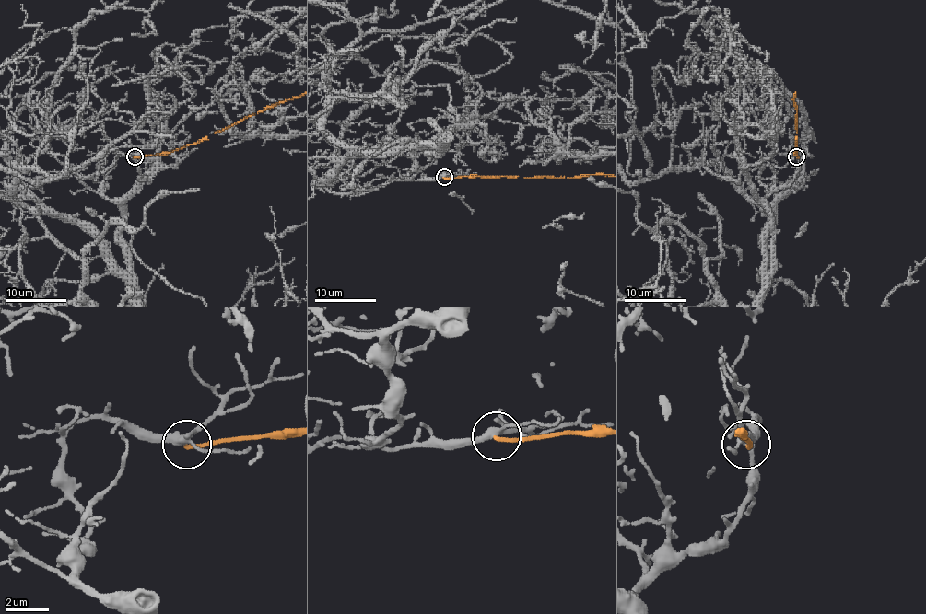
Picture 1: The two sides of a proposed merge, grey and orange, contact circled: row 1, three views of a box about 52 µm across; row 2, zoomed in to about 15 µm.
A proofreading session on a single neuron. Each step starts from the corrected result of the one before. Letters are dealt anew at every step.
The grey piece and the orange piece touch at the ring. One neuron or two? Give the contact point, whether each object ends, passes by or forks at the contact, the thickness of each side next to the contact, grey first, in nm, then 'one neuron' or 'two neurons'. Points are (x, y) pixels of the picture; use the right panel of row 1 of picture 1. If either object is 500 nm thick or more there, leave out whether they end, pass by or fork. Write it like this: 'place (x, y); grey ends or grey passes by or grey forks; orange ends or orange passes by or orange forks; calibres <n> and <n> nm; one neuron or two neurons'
place (796, 156); grey forks; orange ends; calibres 280 and 180 nm; two neurons

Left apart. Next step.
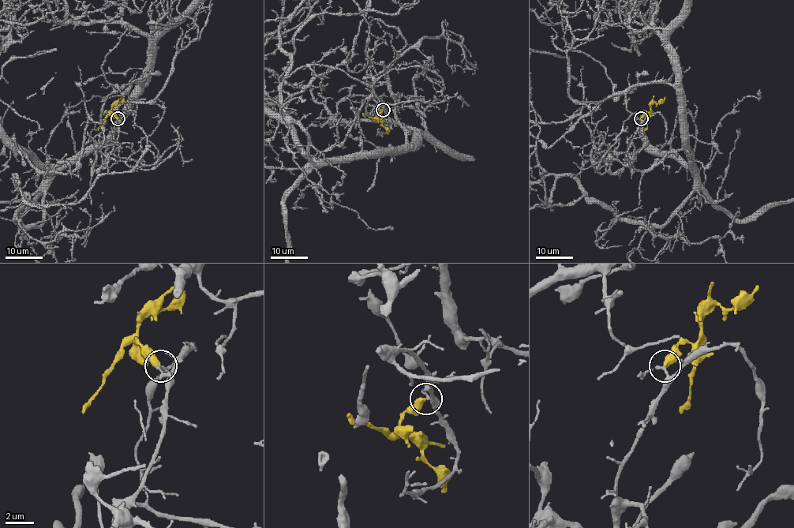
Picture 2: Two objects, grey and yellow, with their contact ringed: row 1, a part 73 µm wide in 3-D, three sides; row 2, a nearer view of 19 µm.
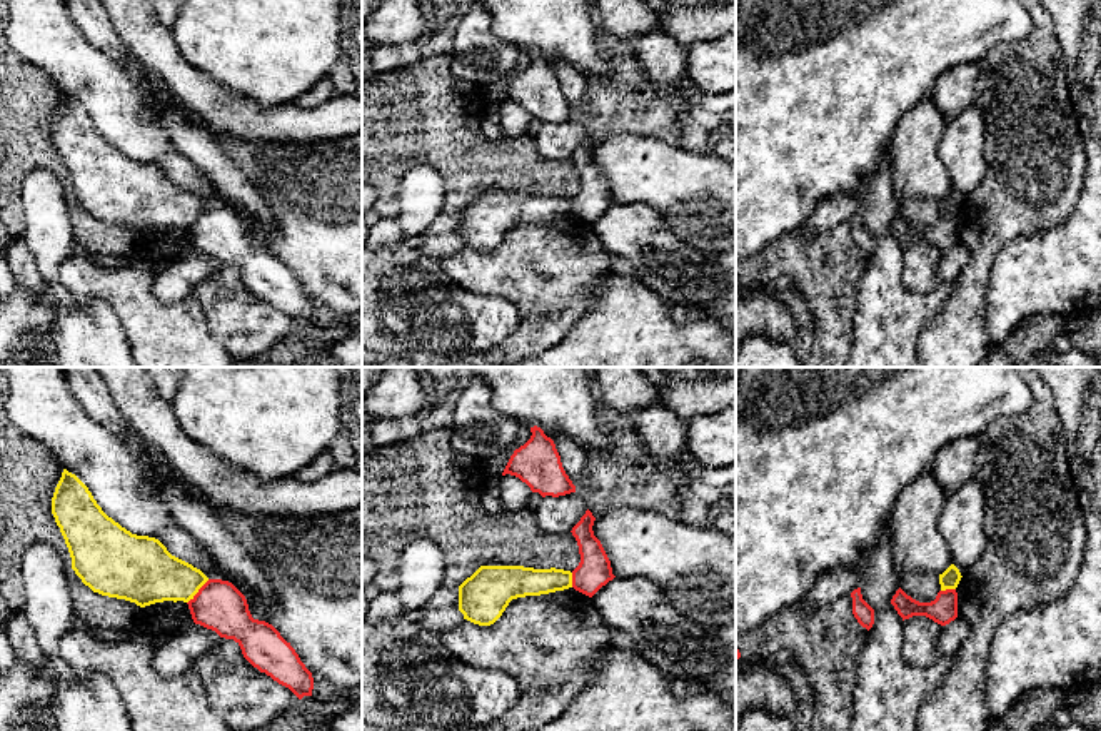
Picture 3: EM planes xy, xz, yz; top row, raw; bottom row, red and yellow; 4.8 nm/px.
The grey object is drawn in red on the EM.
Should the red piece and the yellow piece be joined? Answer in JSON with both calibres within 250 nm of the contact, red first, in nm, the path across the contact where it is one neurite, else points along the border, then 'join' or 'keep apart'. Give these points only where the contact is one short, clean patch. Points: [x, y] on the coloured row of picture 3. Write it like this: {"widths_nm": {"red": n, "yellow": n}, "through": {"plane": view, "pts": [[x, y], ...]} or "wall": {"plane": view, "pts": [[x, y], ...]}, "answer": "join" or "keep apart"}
{"widths_nm": {"red": 240, "yellow": 280}, "wall": {"plane": "xy", "pts": [[209, 579], [187, 603]]}, "answer": "keep apart"}

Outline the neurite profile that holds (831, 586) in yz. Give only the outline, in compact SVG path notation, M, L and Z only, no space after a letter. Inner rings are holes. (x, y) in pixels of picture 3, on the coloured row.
M839 567L824 572L807 596L796 606L802 611L811 611L816 606L834 602L861 587L862 579L864 567Z

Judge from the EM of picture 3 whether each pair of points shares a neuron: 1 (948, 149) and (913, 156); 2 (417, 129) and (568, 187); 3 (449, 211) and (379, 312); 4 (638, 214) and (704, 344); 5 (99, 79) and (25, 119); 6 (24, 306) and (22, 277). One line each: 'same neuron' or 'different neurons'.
1: different neurons
2: same neuron
3: different neurons
4: different neurons
5: different neurons
6: different neurons

